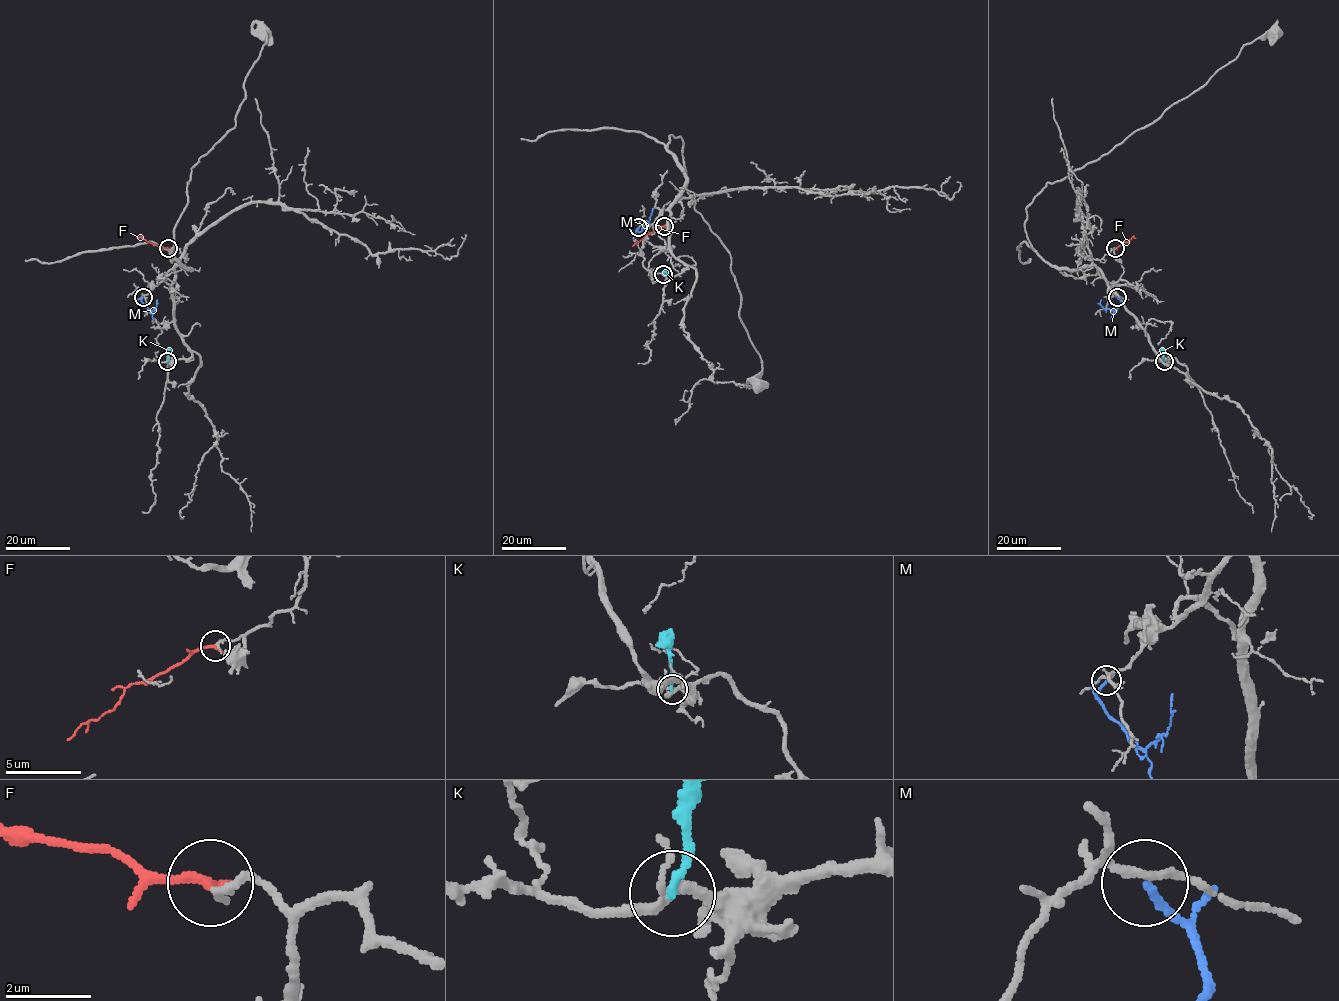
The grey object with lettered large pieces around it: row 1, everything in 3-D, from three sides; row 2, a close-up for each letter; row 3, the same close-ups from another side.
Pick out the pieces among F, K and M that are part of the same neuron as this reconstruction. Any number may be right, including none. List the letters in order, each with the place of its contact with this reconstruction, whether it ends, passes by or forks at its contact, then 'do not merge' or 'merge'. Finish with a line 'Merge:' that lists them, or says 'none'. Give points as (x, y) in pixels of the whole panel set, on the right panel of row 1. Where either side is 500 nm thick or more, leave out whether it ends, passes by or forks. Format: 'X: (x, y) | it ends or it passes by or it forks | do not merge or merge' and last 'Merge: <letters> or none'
F: (1115, 248) | it ends | merge
K: (1164, 361) | it ends | do not merge
M: (1117, 297) | it ends | do not merge
Merge: F

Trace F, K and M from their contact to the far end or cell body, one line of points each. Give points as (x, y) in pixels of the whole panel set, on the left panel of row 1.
F: (168, 248), (137, 238)
K: (167, 360), (169, 347)
M: (143, 297), (141, 300), (151, 311), (155, 308), (157, 299)

